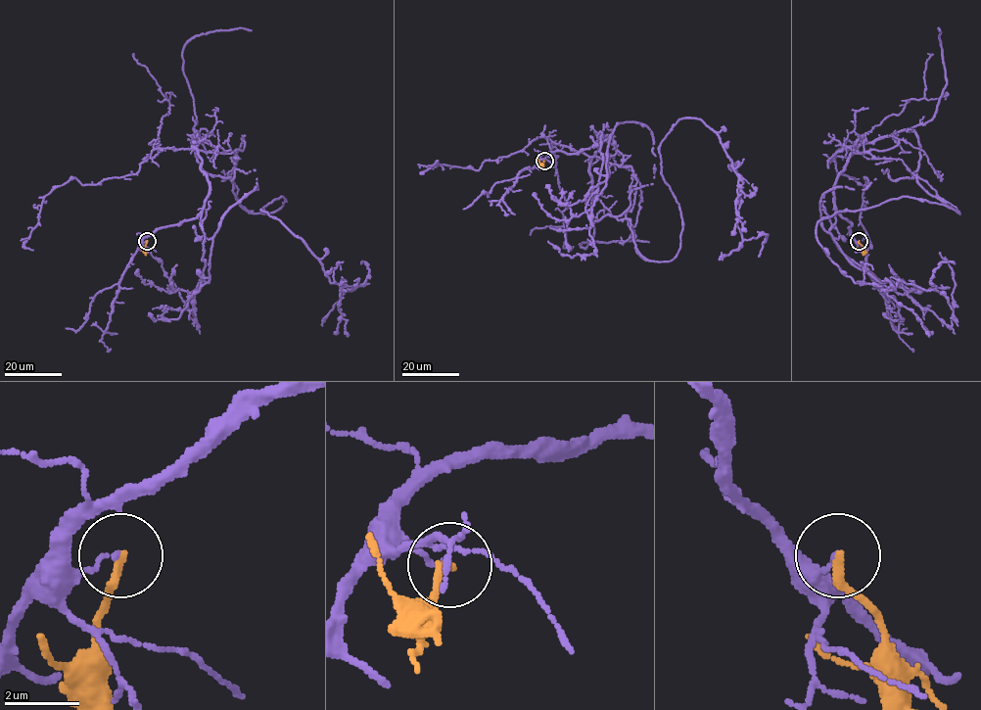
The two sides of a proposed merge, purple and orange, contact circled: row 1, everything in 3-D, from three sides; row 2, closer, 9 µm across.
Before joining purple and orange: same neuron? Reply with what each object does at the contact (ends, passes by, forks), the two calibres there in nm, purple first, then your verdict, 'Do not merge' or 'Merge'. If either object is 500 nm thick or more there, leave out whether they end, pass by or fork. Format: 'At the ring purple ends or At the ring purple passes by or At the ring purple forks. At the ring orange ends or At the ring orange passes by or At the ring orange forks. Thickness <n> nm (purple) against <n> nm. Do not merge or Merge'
At the ring purple ends. At the ring orange ends. Thickness 110 nm (purple) against 220 nm. Do not merge

